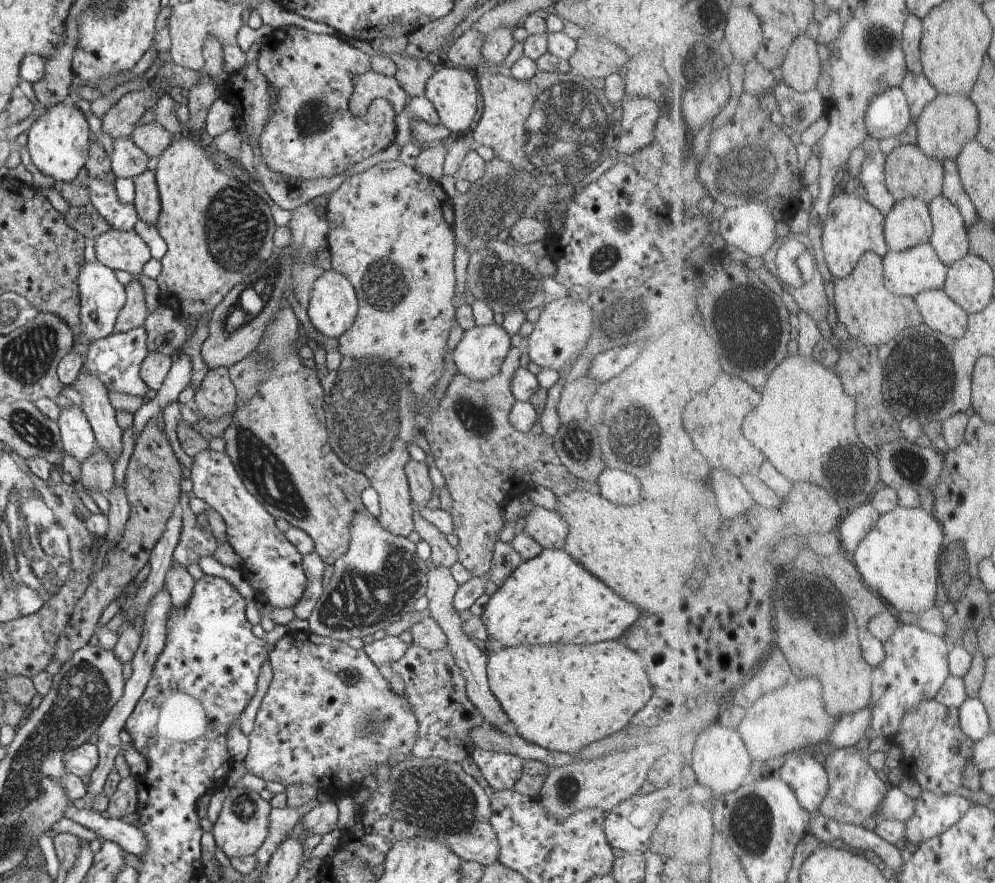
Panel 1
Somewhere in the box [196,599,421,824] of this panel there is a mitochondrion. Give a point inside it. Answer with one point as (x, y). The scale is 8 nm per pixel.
(373, 717)

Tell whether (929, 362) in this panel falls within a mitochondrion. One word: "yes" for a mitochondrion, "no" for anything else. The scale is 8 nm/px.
yes

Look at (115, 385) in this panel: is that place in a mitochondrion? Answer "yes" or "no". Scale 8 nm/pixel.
no

